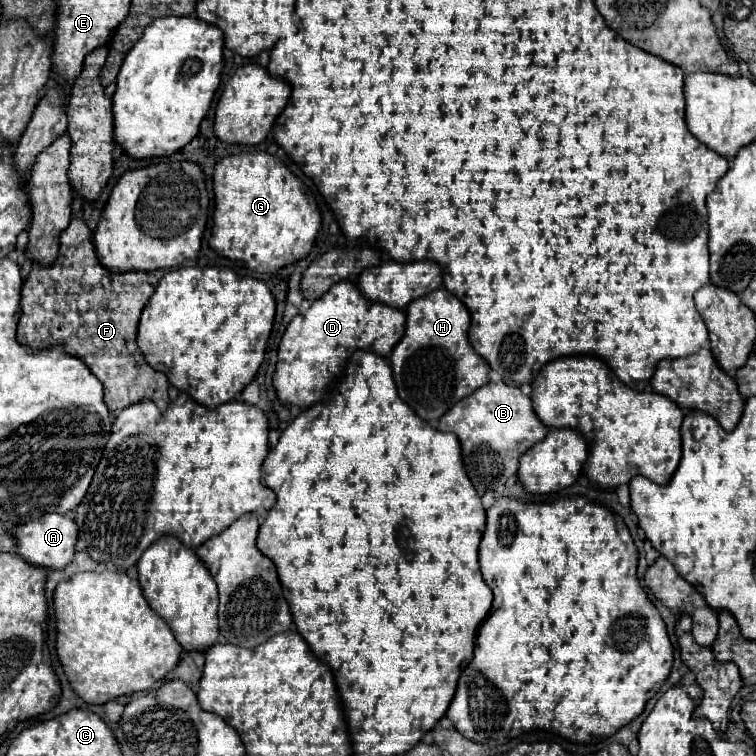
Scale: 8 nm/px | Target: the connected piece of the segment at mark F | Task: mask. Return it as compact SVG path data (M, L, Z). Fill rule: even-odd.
M73 218L71 224L67 226L67 230L61 234L61 248L59 248L59 256L57 256L57 260L53 262L53 266L41 266L41 264L33 262L31 274L27 276L27 280L25 280L25 284L23 284L23 290L21 290L21 318L19 318L19 326L17 326L17 340L23 342L25 346L37 348L37 350L39 350L39 348L49 348L49 346L53 346L53 344L63 344L69 354L75 354L75 356L83 358L83 360L91 366L91 372L101 380L101 384L103 384L103 388L105 388L105 404L109 406L111 412L123 410L125 406L131 406L133 402L141 402L141 400L145 400L145 398L151 398L151 400L157 404L159 410L165 410L167 404L169 404L169 394L167 394L167 390L169 390L169 380L167 380L167 376L165 376L163 372L159 372L159 370L155 370L155 368L151 368L151 366L147 364L145 354L139 350L139 346L137 346L137 342L135 342L141 310L143 310L143 306L147 304L147 300L151 298L153 290L155 290L155 286L149 282L149 274L147 274L147 272L111 272L109 268L101 266L101 262L99 262L99 258L97 258L97 252L95 252L95 246L93 246L91 230L87 228L87 222L85 222L83 218Z

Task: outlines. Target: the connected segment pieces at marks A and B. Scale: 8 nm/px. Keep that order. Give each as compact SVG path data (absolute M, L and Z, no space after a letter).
M45 514L37 520L29 520L25 524L19 524L13 532L17 538L17 554L21 554L25 560L31 560L35 566L45 566L45 568L65 568L73 556L75 556L75 544L79 536L79 528L75 520L71 520L65 514Z
M503 380L489 382L457 402L439 420L437 428L443 432L453 432L459 438L465 470L481 496L487 490L497 492L503 488L507 478L517 472L519 458L547 436L547 426L537 418L531 398L523 394L519 386L509 386Z

